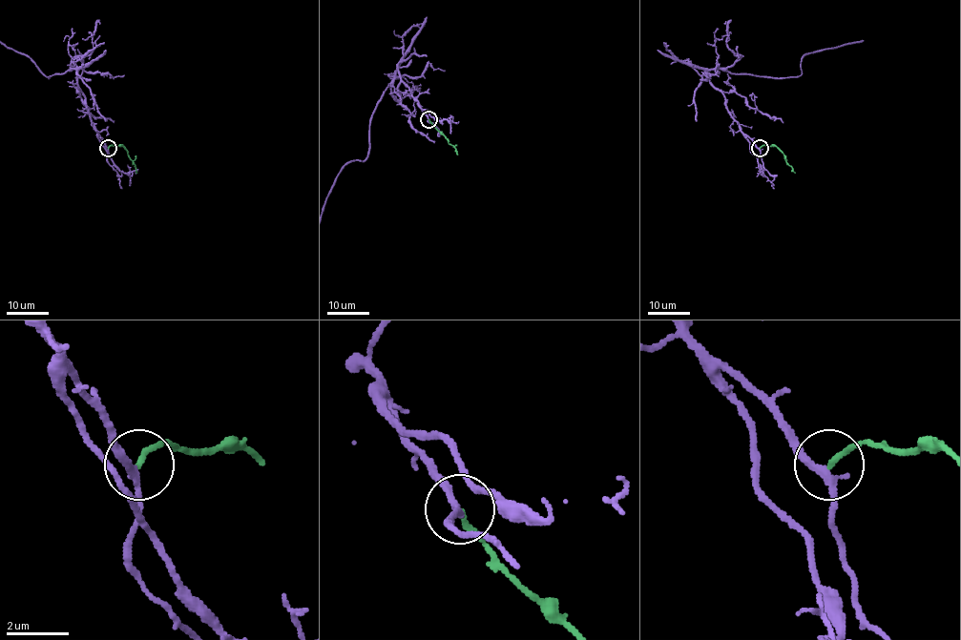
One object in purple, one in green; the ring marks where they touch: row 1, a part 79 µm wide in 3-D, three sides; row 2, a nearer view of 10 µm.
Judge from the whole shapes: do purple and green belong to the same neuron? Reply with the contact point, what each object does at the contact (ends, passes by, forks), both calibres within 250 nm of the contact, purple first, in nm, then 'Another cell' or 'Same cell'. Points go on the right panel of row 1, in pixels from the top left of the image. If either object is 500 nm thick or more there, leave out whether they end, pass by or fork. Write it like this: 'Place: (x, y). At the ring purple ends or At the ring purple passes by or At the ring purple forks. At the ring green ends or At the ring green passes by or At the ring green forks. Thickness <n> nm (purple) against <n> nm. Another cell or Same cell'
Place: (760, 148). At the ring purple passes by. At the ring green ends. Thickness 220 nm (purple) against 180 nm. Same cell

